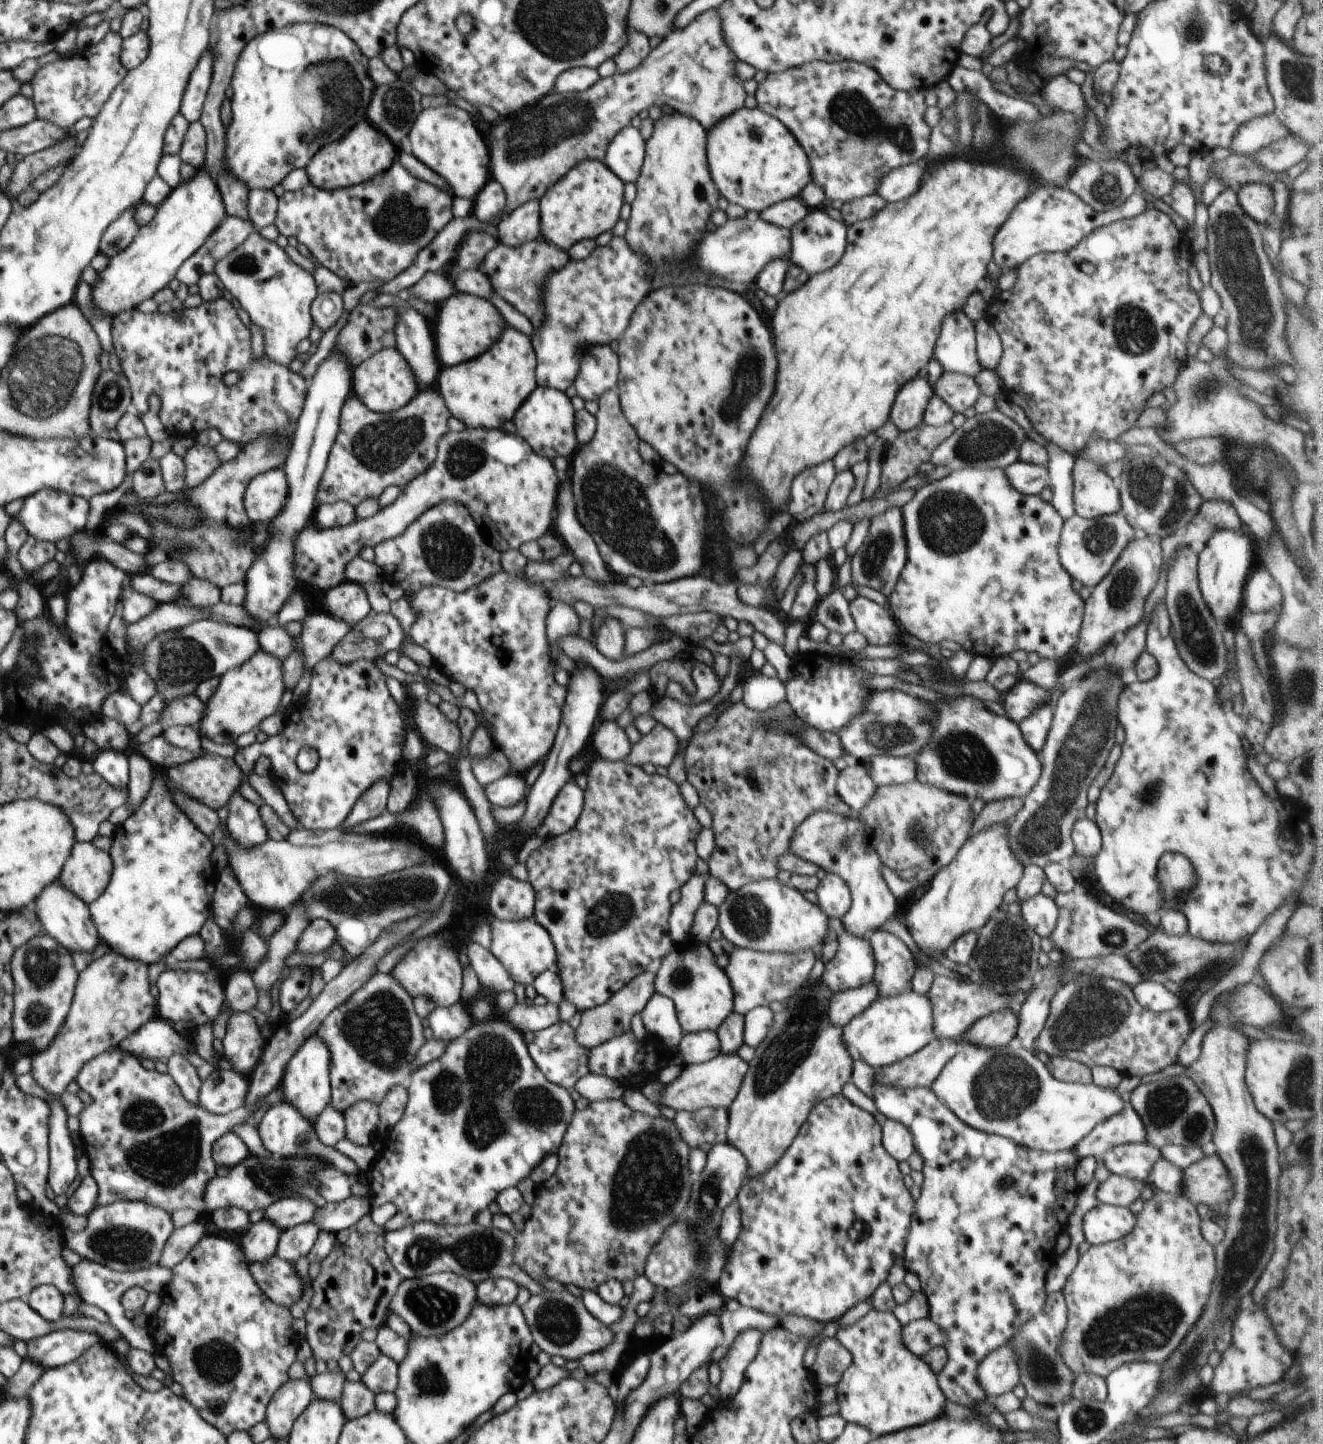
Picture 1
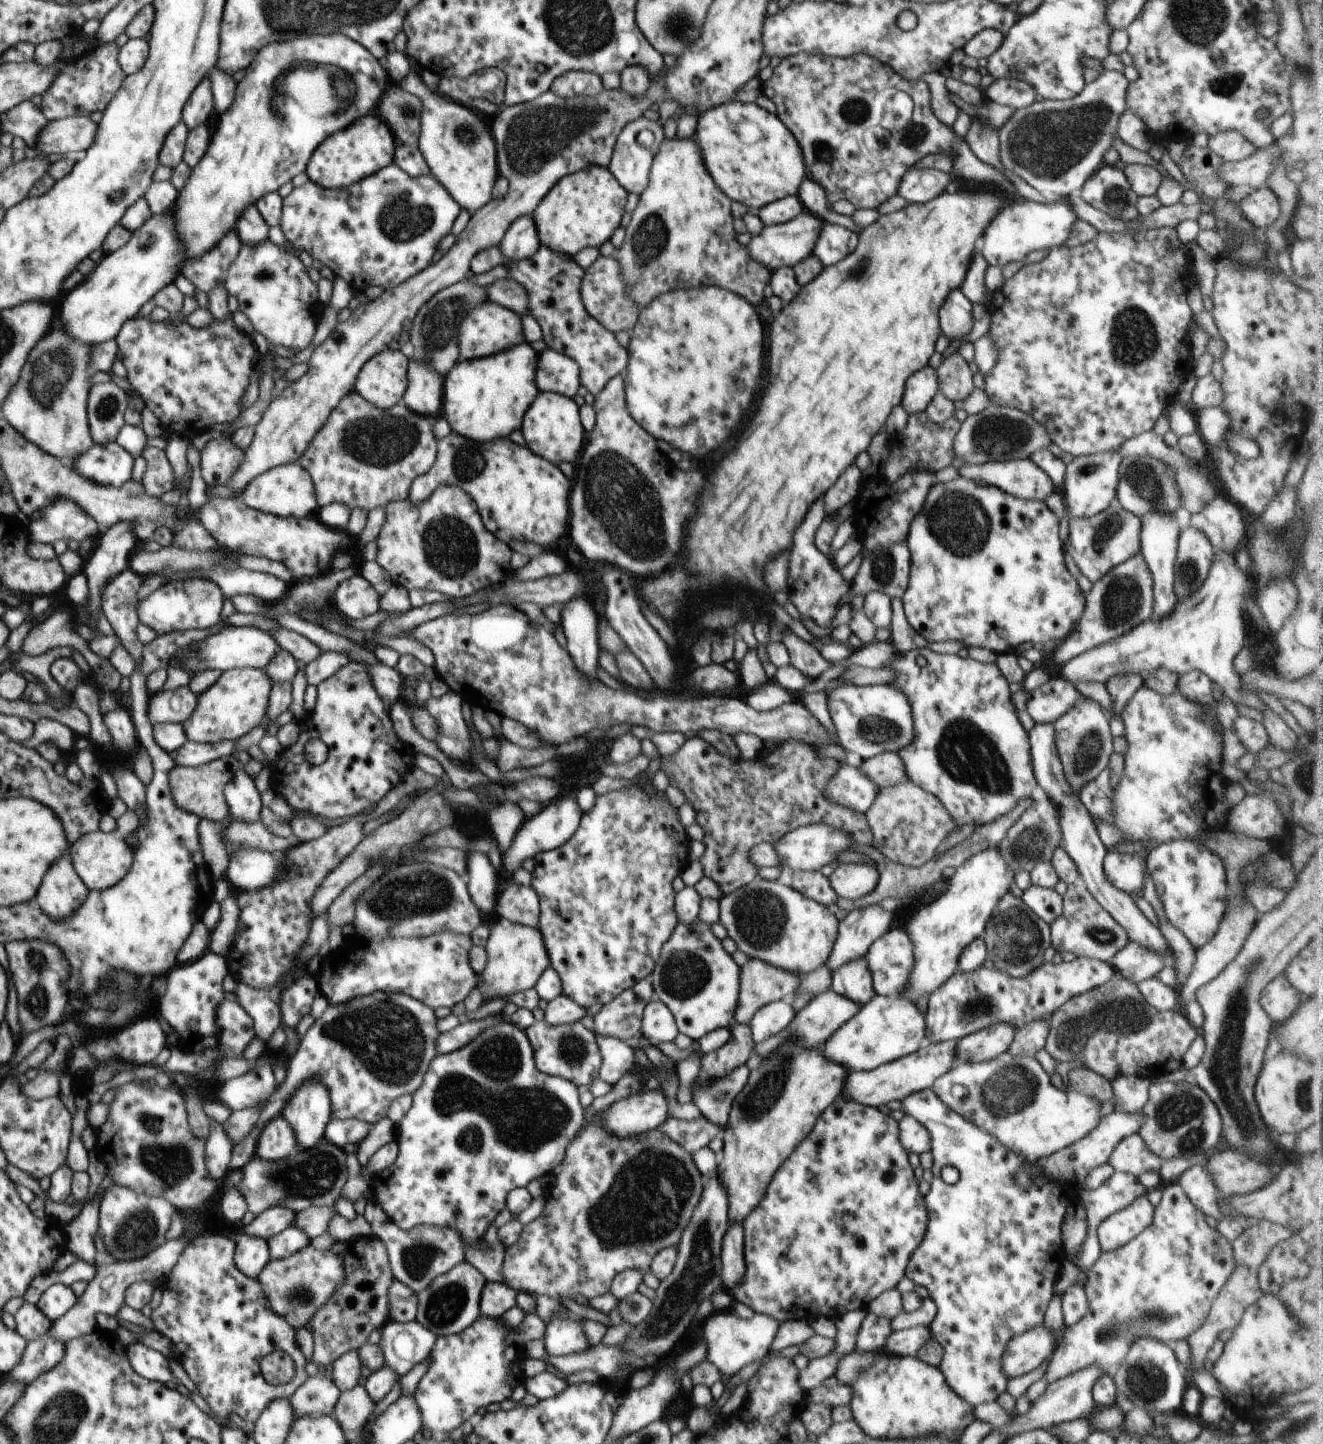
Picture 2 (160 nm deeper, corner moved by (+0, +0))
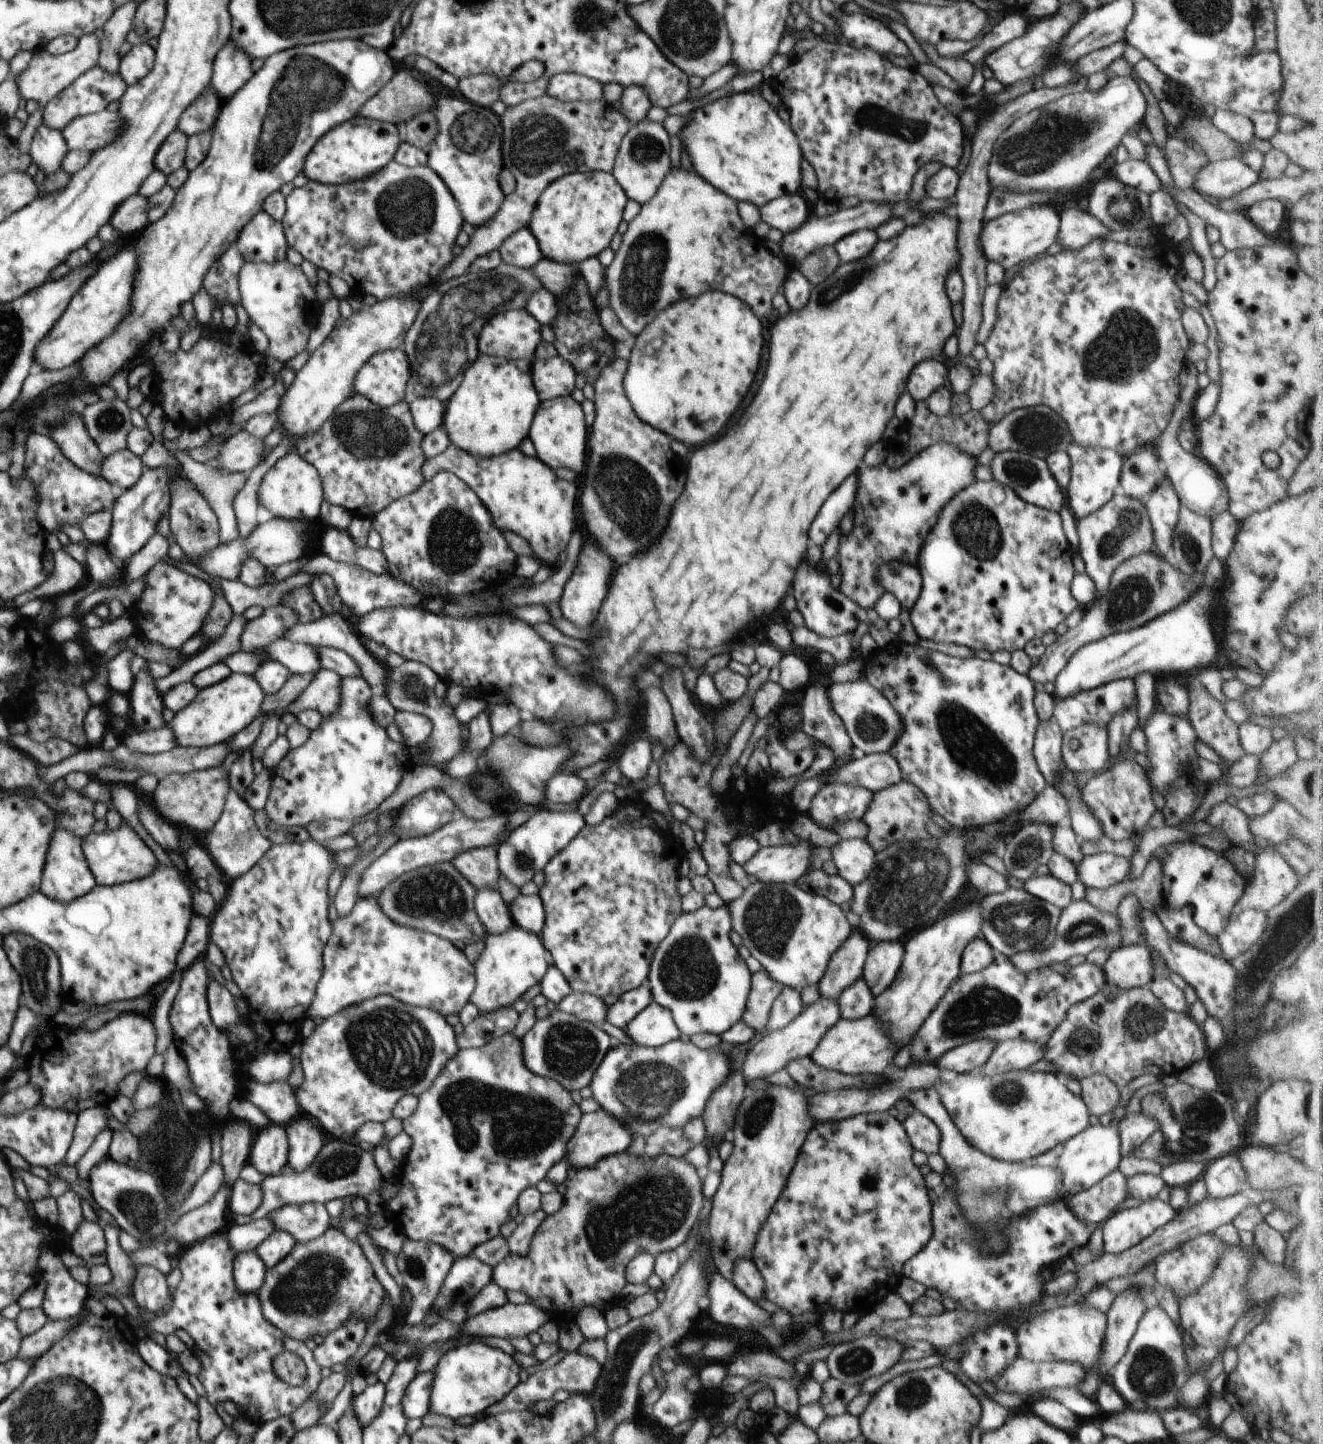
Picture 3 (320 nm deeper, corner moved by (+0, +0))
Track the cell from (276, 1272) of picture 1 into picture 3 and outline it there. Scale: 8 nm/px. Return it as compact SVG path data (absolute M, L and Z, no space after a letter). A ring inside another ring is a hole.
M331 1226L322 1236L308 1242L297 1242L290 1254L276 1266L267 1269L264 1284L256 1293L264 1318L290 1338L305 1341L316 1334L327 1335L344 1326L350 1319L361 1319L367 1326L375 1318L387 1296L386 1289L375 1275L375 1268L366 1258L361 1244Z

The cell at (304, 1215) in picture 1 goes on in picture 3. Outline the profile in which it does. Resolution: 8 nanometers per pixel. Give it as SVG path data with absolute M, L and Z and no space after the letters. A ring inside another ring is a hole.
M269 1216L248 1224L235 1225L227 1233L227 1240L237 1254L254 1251L255 1248L274 1230Z

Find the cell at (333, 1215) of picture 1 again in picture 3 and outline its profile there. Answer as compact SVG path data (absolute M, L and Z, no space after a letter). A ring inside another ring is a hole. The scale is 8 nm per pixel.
M325 1203L287 1204L269 1214L275 1229L290 1233L297 1242L305 1243L322 1236L332 1225Z

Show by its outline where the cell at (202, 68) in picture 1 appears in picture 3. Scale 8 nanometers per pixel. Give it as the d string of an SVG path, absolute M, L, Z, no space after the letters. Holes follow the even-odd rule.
M210 92L200 96L188 110L180 116L177 129L186 136L211 131L220 112L218 98Z

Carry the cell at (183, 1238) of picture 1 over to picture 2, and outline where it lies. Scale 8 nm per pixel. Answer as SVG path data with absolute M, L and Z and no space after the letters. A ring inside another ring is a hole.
M182 1236L177 1239L167 1240L162 1246L156 1247L145 1257L134 1260L121 1260L96 1266L96 1274L89 1282L85 1293L77 1298L77 1304L61 1317L60 1320L52 1322L46 1335L60 1342L68 1342L70 1339L92 1332L97 1327L94 1316L98 1312L108 1314L108 1316L117 1316L118 1311L125 1304L125 1290L138 1281L153 1281L162 1276L168 1277L176 1263L179 1262L180 1255L184 1247L188 1244L187 1239Z

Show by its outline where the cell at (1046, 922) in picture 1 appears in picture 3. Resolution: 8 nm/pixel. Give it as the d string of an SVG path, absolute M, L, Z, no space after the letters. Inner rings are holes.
M1052 875L1032 876L1023 882L1023 889L1036 898L1050 904L1066 908L1072 901L1072 889L1059 878Z

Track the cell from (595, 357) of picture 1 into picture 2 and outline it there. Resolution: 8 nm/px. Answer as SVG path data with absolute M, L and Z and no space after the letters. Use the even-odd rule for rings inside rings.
M540 245L540 248L530 258L522 261L508 261L505 264L509 270L509 278L517 280L529 292L530 312L543 330L543 340L550 349L561 352L575 360L579 366L579 381L596 396L606 383L615 375L626 372L629 354L627 348L622 347L614 333L604 328L604 325L596 320L585 307L581 297L581 282L585 275L583 269L571 256L555 253L547 246Z

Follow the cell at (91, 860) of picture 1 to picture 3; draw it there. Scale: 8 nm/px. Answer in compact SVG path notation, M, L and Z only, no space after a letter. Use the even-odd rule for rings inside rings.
M123 821L118 830L106 830L98 834L90 832L86 835L83 838L83 851L98 885L131 883L133 880L151 875L159 867L152 850L138 833Z

